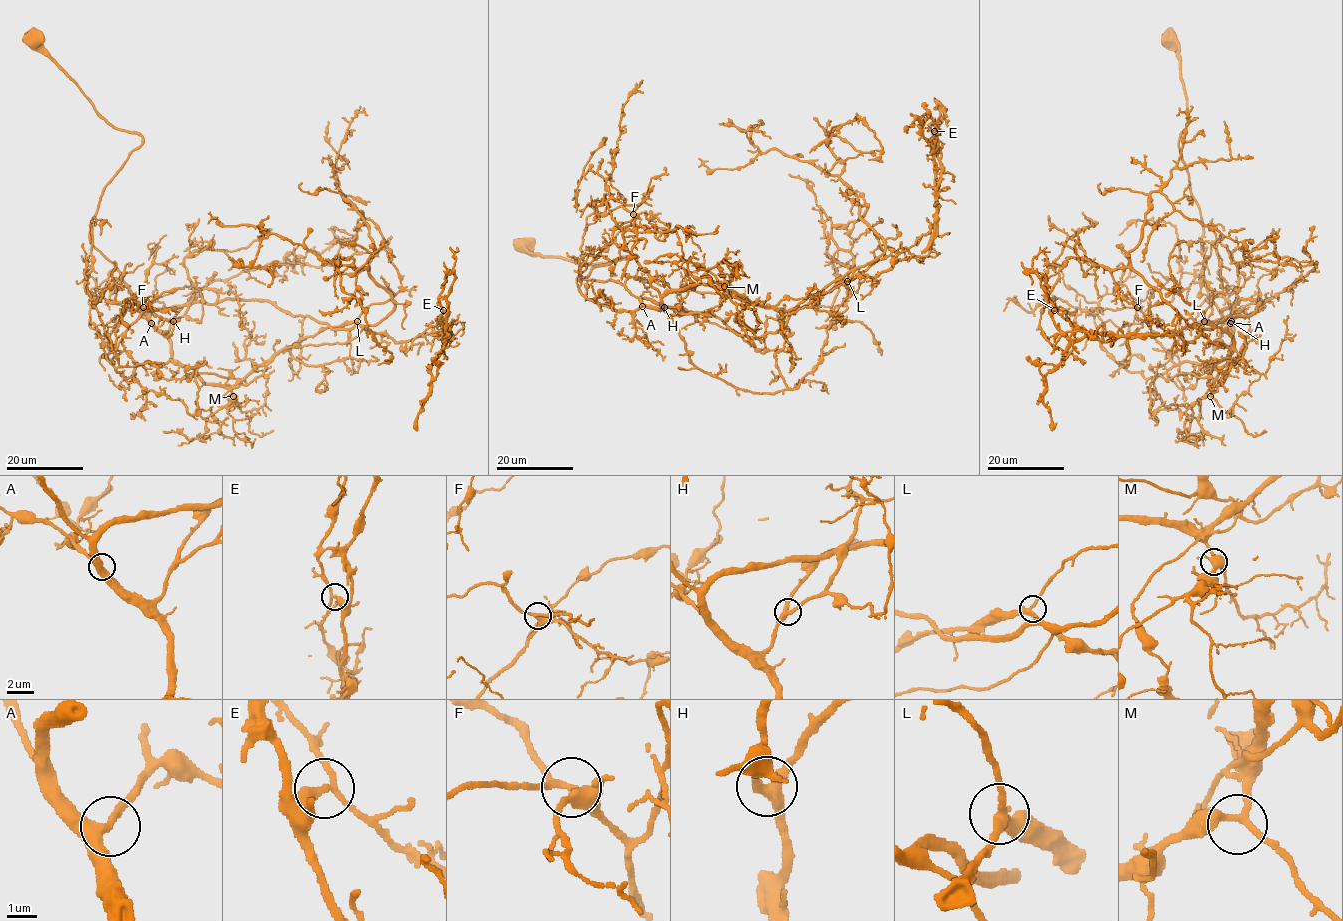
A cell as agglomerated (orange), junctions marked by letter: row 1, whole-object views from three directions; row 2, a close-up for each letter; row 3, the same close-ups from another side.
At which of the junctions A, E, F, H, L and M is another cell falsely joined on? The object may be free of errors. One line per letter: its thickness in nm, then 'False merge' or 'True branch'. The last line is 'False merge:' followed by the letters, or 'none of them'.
A: Thickness 340 nm. True branch
E: Thickness 240 nm. False merge
F: Thickness 300 nm. True branch
H: Thickness 320 nm. True branch
L: Thickness 280 nm. True branch
M: Thickness 240 nm. True branch
False merge: E

